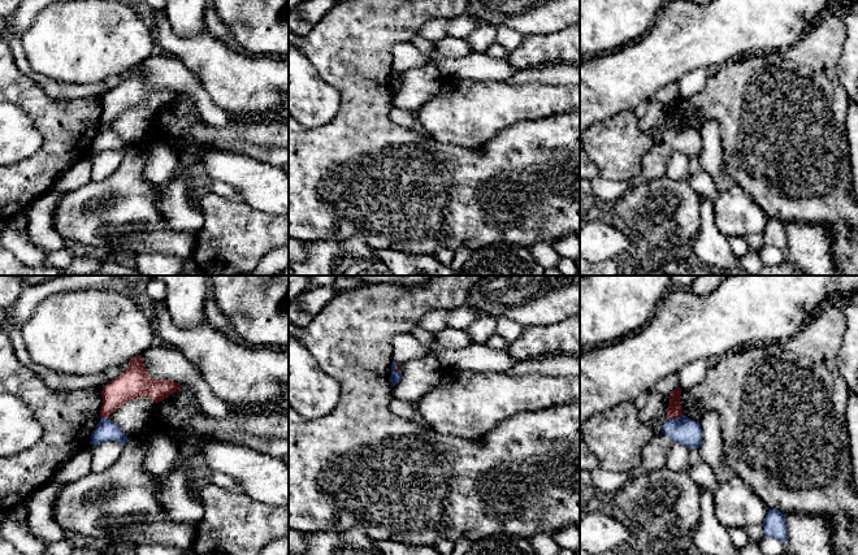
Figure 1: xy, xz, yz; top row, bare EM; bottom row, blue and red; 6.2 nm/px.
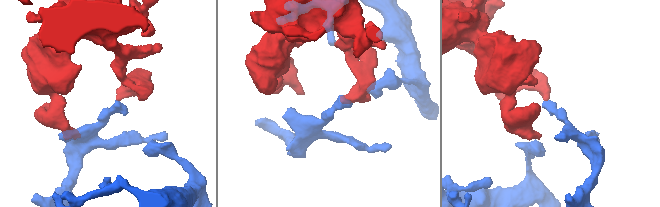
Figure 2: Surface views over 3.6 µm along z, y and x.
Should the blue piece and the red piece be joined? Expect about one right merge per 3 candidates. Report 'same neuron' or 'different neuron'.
different neuron

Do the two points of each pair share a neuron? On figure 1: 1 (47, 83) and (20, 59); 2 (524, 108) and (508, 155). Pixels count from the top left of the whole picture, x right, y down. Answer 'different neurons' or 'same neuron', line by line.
1: same neuron
2: different neurons

